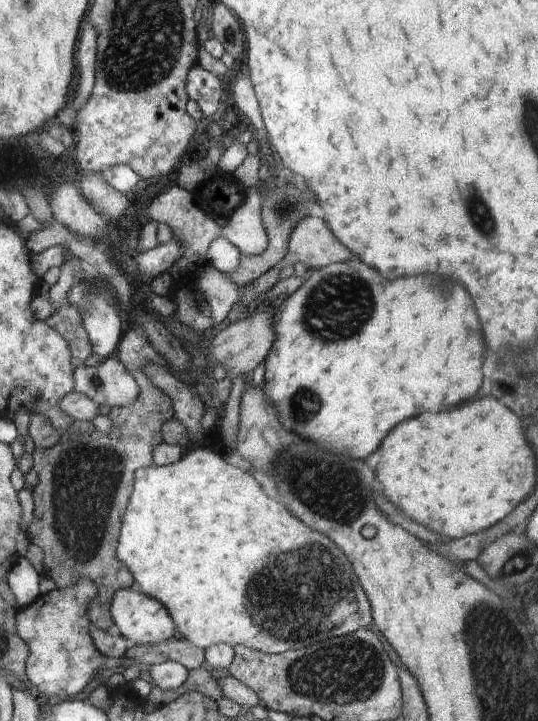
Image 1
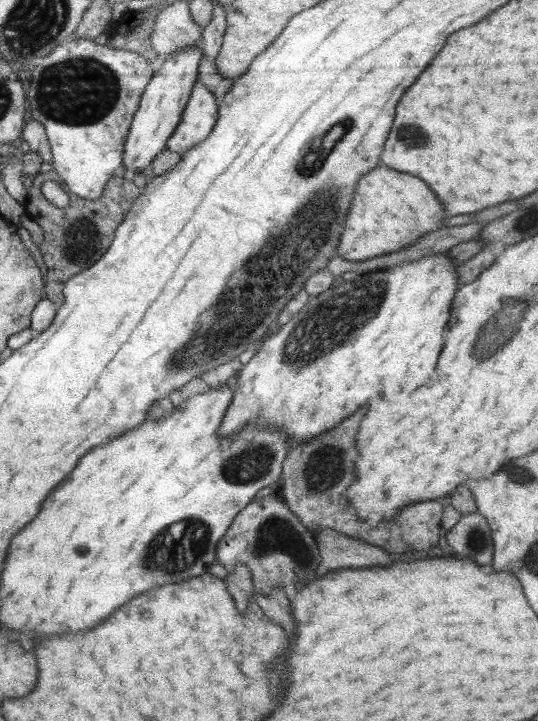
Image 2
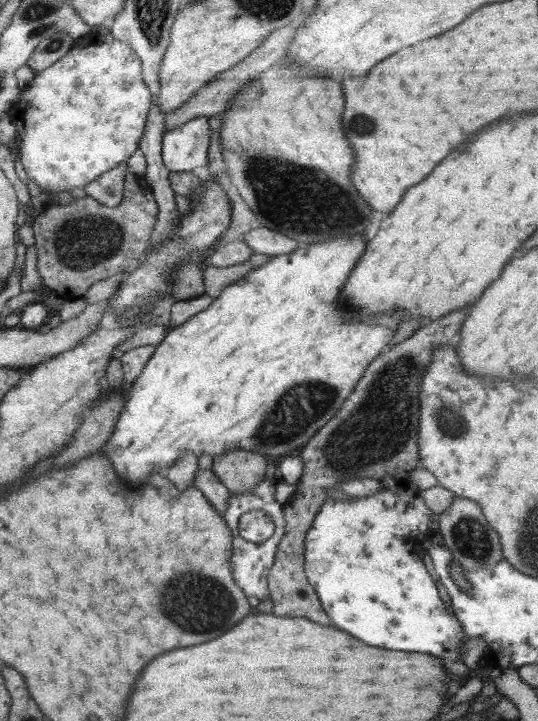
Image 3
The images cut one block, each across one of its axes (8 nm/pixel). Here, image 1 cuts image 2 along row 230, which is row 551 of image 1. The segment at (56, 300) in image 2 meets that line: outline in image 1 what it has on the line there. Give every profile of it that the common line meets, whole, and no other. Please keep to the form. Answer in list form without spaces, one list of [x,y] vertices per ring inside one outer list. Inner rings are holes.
[[[132,326],[132,328],[125,328],[123,336],[120,339],[120,342],[117,346],[117,352],[115,354],[116,358],[125,366],[125,369],[132,375],[132,378],[135,378],[136,384],[139,388],[139,398],[131,407],[114,407],[108,413],[107,417],[113,422],[113,427],[107,433],[100,431],[93,431],[91,434],[84,433],[81,435],[75,434],[70,438],[64,438],[60,440],[58,444],[55,444],[53,447],[47,449],[41,449],[40,447],[35,447],[33,450],[32,458],[33,458],[33,469],[36,470],[36,474],[39,476],[38,485],[32,491],[33,500],[34,500],[34,510],[33,510],[33,518],[31,524],[28,524],[28,528],[26,531],[27,538],[29,542],[39,546],[43,550],[43,575],[47,578],[51,578],[56,583],[58,589],[63,589],[64,587],[70,586],[72,583],[75,583],[79,578],[89,578],[96,586],[97,586],[97,595],[96,598],[88,605],[87,617],[92,625],[104,632],[110,632],[110,628],[115,622],[111,617],[111,602],[113,601],[114,593],[120,589],[132,589],[135,588],[135,580],[133,579],[130,571],[117,559],[116,551],[117,551],[117,540],[119,537],[119,530],[123,524],[123,516],[128,506],[128,501],[130,500],[130,495],[132,494],[132,489],[134,486],[134,473],[135,470],[138,470],[142,467],[150,467],[153,464],[153,460],[151,457],[153,448],[161,442],[164,442],[164,434],[161,433],[161,426],[170,420],[170,418],[175,416],[175,412],[172,406],[172,401],[168,398],[168,395],[165,395],[159,388],[156,388],[151,382],[150,379],[143,373],[143,366],[148,362],[152,361],[160,366],[163,366],[165,369],[170,370],[170,372],[178,378],[178,380],[182,380],[182,382],[186,384],[196,384],[196,382],[203,383],[204,380],[209,377],[209,364],[208,360],[206,360],[206,352],[200,352],[200,337],[202,334],[200,332],[194,332],[195,336],[186,336],[188,341],[194,343],[192,346],[192,356],[191,359],[191,368],[188,373],[184,375],[176,375],[166,364],[166,361],[151,347],[149,340],[146,338],[146,335],[143,333],[143,330],[139,327]]]

